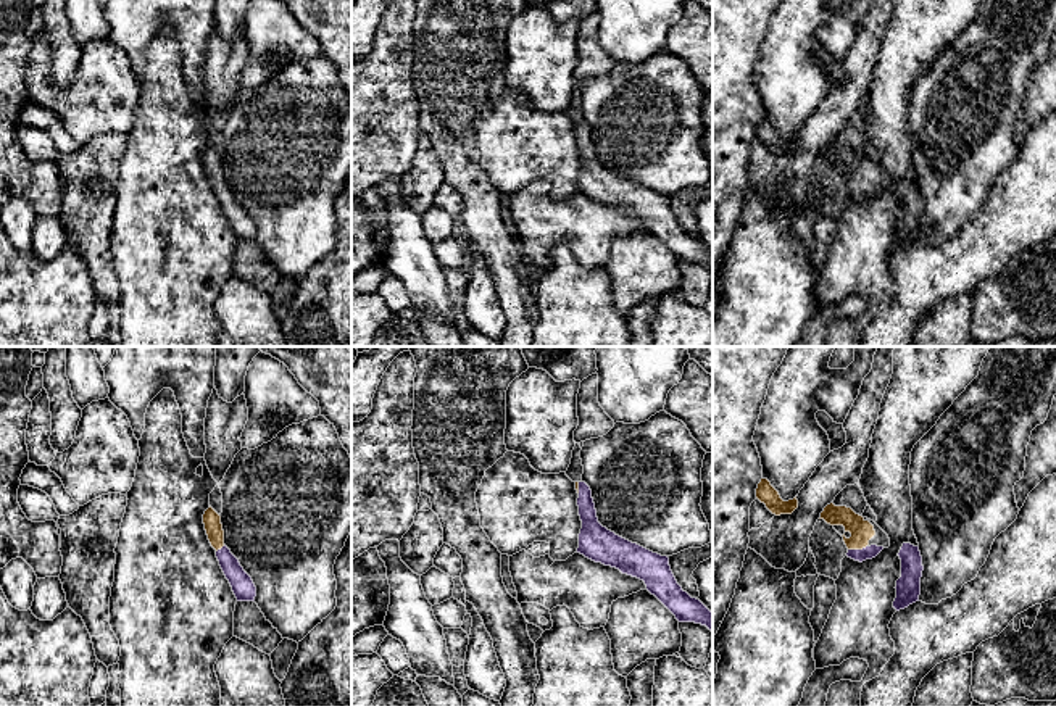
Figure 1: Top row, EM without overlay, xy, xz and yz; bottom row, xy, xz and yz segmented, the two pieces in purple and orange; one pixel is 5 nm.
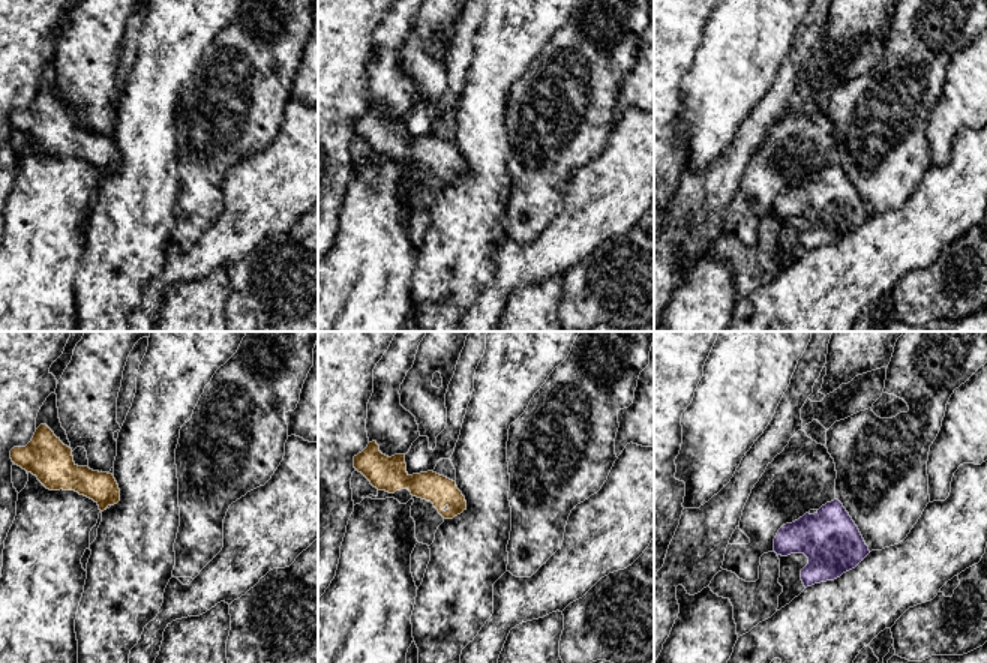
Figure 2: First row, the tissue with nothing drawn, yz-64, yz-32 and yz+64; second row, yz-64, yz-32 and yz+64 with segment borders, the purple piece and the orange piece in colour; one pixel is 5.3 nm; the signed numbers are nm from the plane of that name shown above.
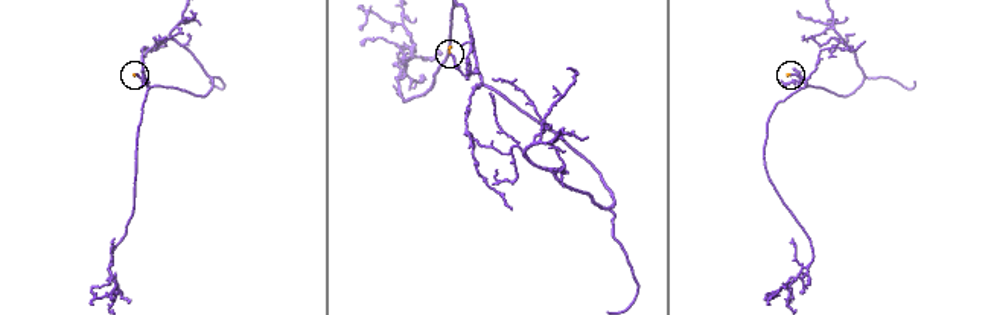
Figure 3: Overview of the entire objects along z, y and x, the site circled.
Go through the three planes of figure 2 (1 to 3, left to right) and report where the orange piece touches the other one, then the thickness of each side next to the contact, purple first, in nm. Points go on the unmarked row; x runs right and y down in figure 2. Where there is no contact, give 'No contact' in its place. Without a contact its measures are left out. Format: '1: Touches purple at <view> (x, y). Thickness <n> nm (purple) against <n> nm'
1: No contact
2: No contact
3: No contact

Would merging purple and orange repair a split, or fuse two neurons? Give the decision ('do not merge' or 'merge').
merge

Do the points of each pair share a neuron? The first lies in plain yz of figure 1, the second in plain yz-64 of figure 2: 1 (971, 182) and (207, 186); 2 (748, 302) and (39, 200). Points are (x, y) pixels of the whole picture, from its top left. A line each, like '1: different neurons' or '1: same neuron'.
1: same neuron
2: same neuron

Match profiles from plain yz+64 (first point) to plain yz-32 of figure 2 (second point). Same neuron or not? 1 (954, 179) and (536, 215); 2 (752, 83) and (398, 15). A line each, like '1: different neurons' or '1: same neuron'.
1: different neurons
2: same neuron

